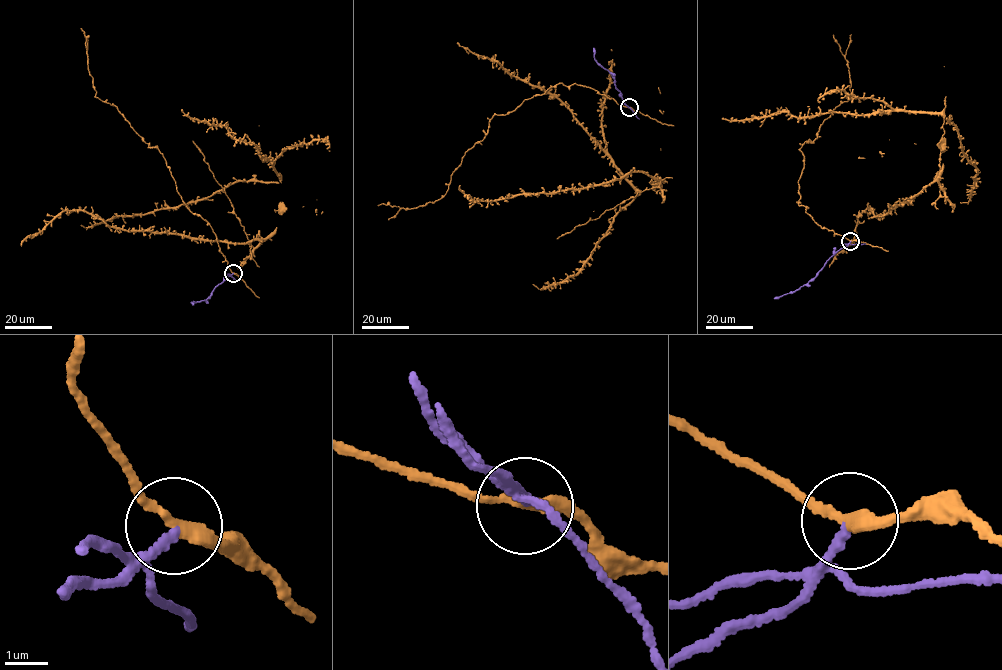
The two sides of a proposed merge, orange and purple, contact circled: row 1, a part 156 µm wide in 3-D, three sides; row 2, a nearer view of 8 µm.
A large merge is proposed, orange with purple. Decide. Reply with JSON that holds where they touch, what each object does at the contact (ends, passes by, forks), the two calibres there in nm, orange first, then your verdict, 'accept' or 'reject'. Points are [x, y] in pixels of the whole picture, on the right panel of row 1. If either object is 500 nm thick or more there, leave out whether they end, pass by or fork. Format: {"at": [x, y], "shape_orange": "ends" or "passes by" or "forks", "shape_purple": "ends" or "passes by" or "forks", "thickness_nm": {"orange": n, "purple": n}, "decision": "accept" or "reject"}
{"at": [850, 241], "shape_orange": "passes by", "shape_purple": "ends", "thickness_nm": {"orange": 280, "purple": 190}, "decision": "reject"}

